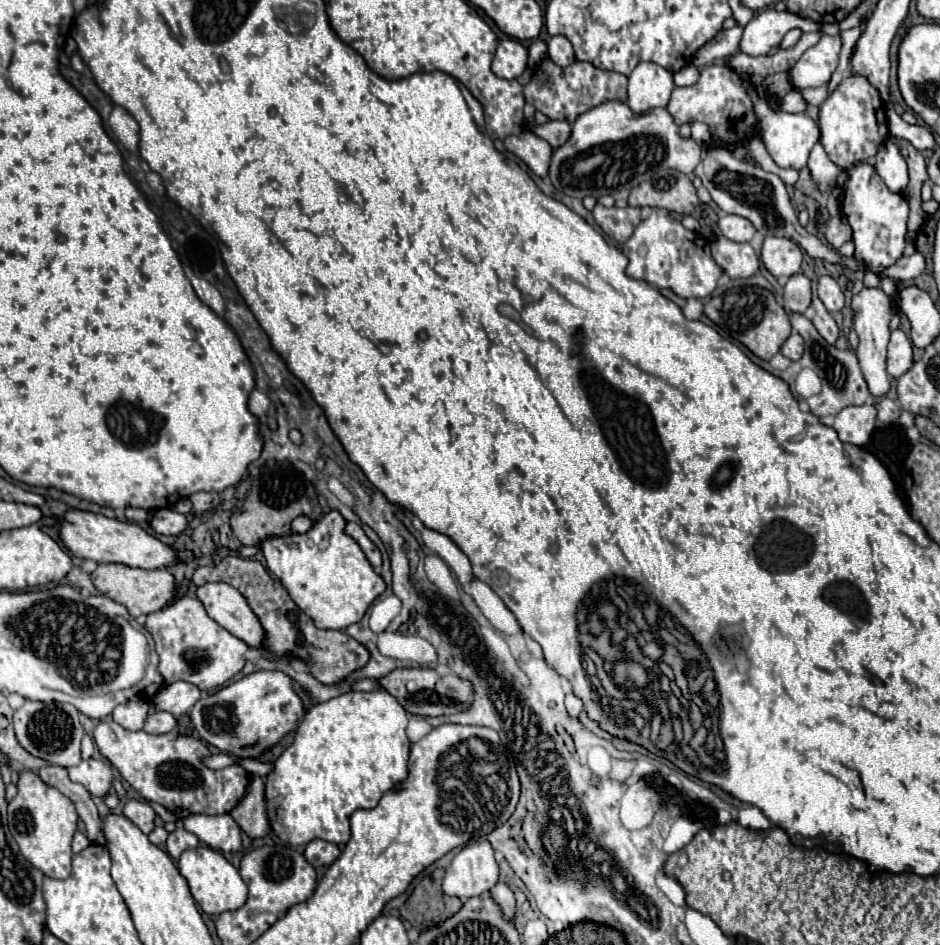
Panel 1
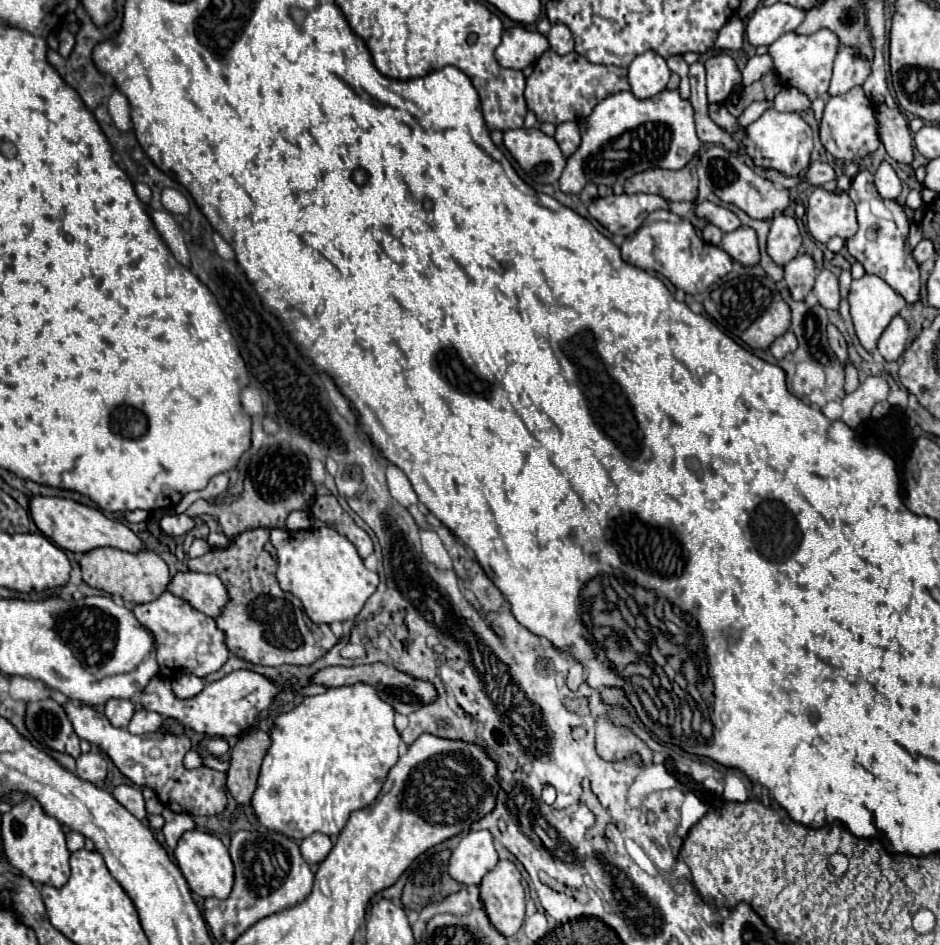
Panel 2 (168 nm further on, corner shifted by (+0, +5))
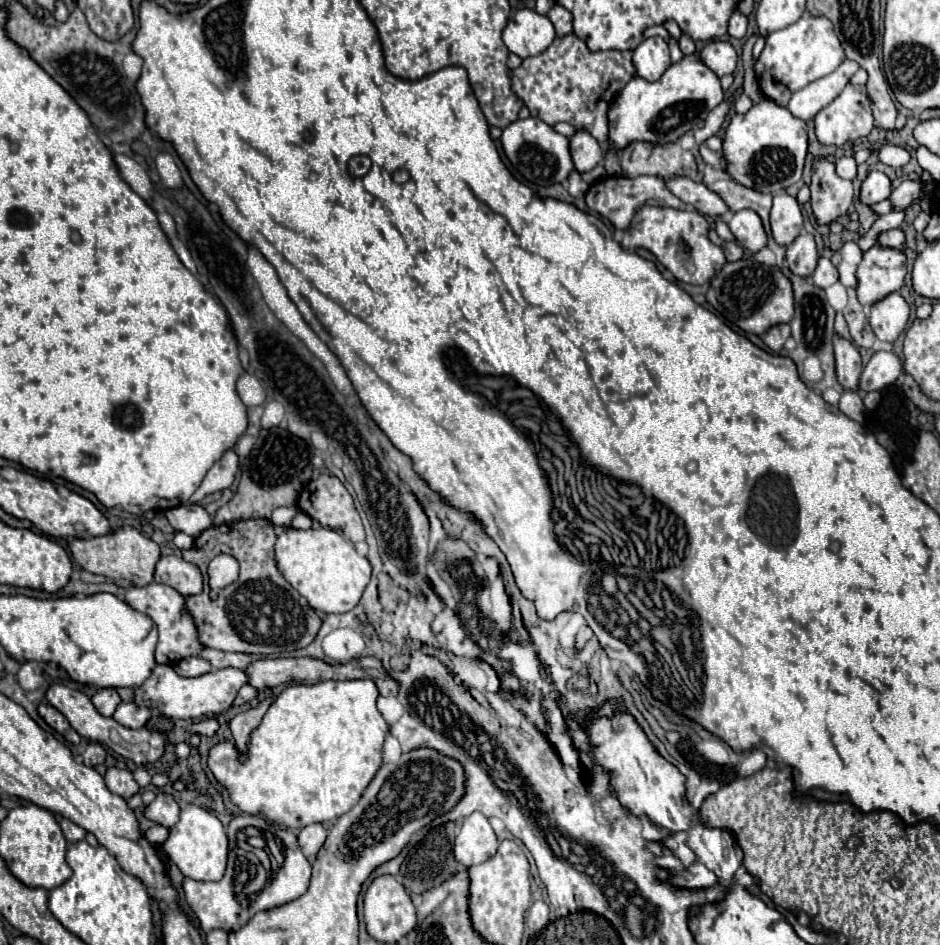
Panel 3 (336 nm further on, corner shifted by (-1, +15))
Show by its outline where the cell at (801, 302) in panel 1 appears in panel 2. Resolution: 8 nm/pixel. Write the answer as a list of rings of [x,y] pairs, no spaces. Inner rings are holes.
[[[808,254],[796,256],[792,262],[784,266],[784,280],[790,288],[790,294],[794,300],[804,300],[806,294],[812,290],[816,280],[816,268],[814,260]]]

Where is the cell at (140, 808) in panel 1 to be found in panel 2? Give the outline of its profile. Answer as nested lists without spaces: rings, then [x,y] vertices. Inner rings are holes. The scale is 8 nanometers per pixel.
[[[116,786],[112,790],[112,796],[132,814],[136,816],[138,820],[146,820],[148,818],[148,812],[146,812],[146,802],[144,802],[144,796],[138,788],[132,788],[132,786]]]

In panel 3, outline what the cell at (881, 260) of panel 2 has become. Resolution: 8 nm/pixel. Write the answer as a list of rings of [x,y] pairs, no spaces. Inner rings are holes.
[[[901,228],[889,230],[889,232],[885,232],[885,234],[879,236],[879,244],[891,246],[891,248],[905,248],[905,234],[903,234]]]

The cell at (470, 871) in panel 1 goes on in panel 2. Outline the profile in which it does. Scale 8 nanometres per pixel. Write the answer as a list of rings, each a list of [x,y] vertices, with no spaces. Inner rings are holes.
[[[488,830],[468,832],[450,856],[448,874],[462,886],[480,886],[482,878],[494,870],[498,854],[494,850],[492,834]]]

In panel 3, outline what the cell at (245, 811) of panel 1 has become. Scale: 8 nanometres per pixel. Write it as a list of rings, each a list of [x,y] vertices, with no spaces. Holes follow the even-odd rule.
[[[267,696],[265,700],[261,700],[261,702],[257,704],[257,708],[249,708],[247,712],[239,712],[239,714],[229,722],[231,732],[233,732],[233,740],[235,740],[235,744],[237,744],[237,748],[239,748],[241,752],[243,752],[245,746],[247,746],[249,732],[251,732],[253,728],[257,728],[257,724],[261,724],[261,720],[263,720],[263,716],[265,716],[265,712],[269,710],[271,704],[273,704],[273,698]]]

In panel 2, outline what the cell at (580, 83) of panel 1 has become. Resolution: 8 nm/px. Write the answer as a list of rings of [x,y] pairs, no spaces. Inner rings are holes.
[[[546,50],[534,64],[532,76],[526,80],[524,96],[528,108],[536,114],[538,122],[562,124],[566,120],[580,122],[592,112],[592,106],[596,106],[596,102],[602,102],[604,98],[622,90],[630,90],[626,68],[592,64],[576,52],[558,56],[556,52]]]

